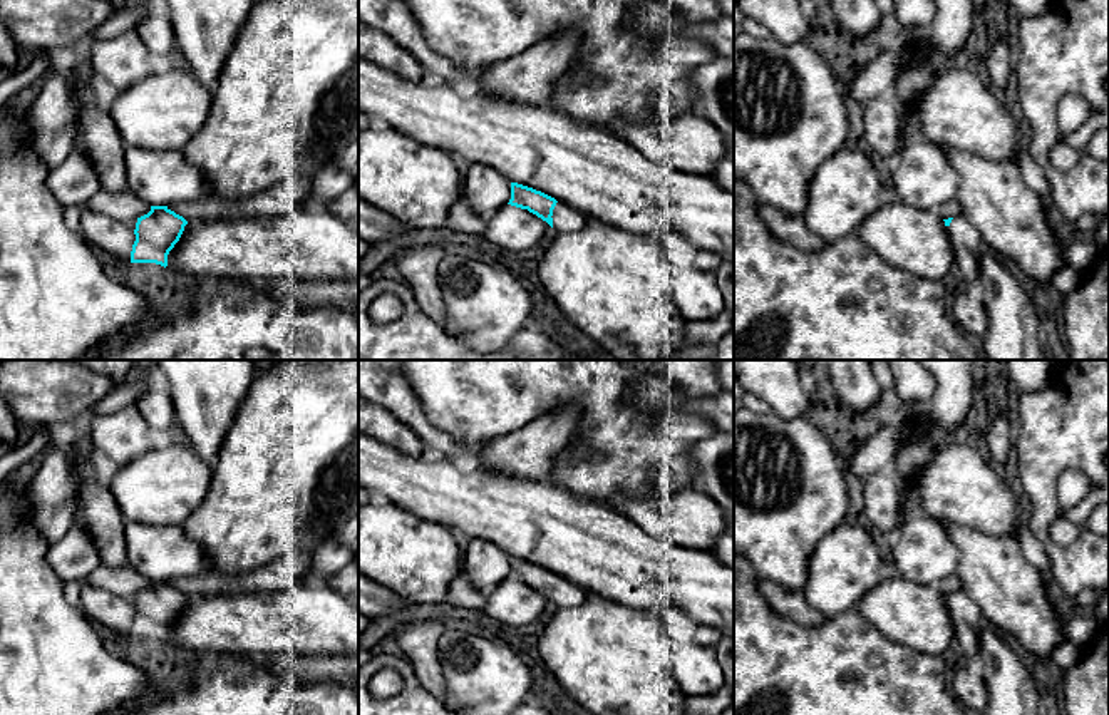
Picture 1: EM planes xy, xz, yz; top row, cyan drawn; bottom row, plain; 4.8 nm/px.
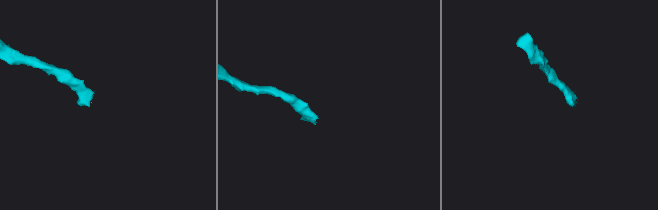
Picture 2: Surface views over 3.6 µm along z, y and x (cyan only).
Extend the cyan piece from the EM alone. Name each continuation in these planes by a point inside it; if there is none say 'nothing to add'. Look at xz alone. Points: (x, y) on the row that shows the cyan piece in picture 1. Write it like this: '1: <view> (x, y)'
1: xz (565, 220)

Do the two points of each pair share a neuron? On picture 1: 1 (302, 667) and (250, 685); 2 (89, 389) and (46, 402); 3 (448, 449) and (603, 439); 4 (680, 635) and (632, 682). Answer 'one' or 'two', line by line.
1: two
2: one
3: two
4: two

